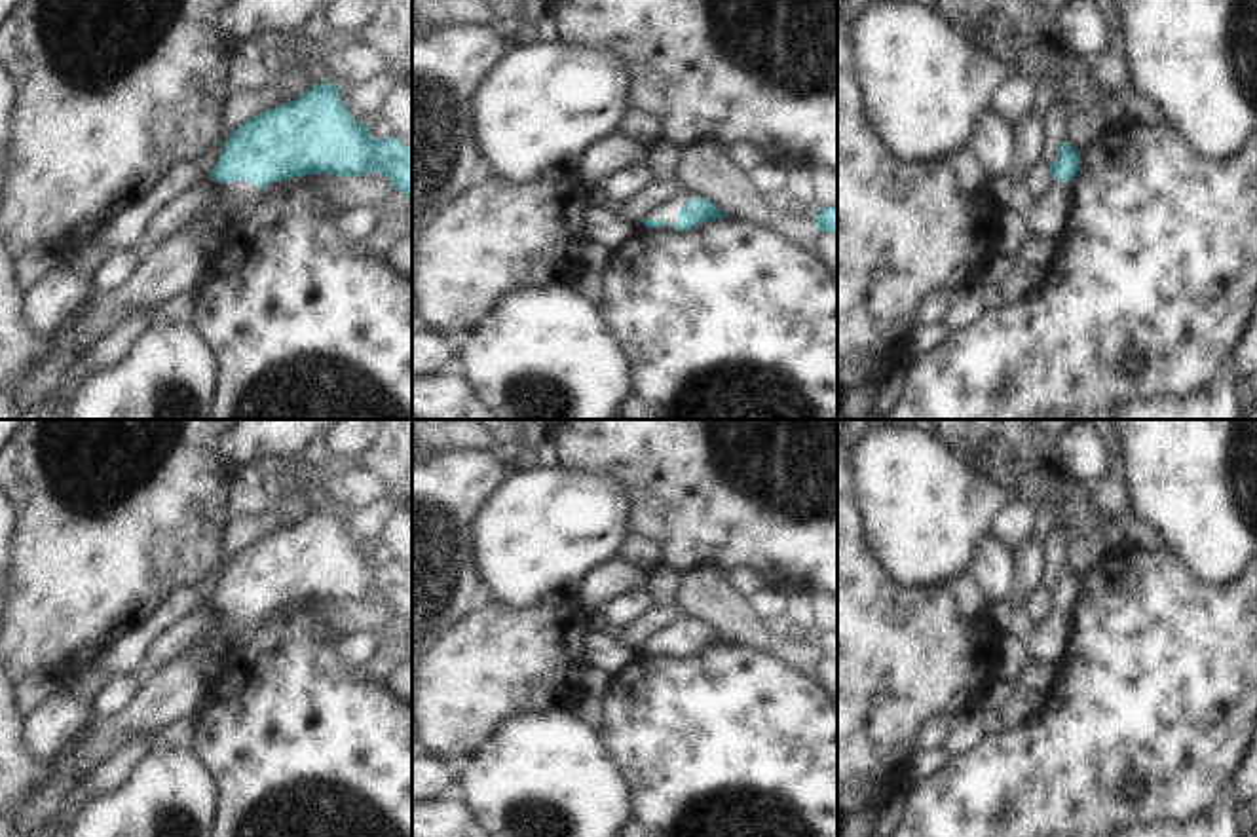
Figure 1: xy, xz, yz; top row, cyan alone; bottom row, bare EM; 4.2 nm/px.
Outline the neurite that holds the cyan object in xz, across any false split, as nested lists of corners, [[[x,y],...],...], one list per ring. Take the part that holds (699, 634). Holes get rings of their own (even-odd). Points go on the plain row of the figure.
[[[678,617],[670,624],[665,624],[657,632],[649,634],[640,651],[644,657],[687,657],[699,647],[723,643],[722,636],[697,617]]]

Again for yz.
[[[1063,566],[1056,586],[1050,590],[1052,607],[1048,617],[1035,624],[1025,642],[1004,636],[1001,645],[1001,679],[1016,683],[1020,670],[1029,659],[1052,666],[1058,664],[1069,645],[1069,623],[1079,596],[1080,579]]]

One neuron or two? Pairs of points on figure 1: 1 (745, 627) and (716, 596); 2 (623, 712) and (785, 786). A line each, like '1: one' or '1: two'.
1: one
2: one

